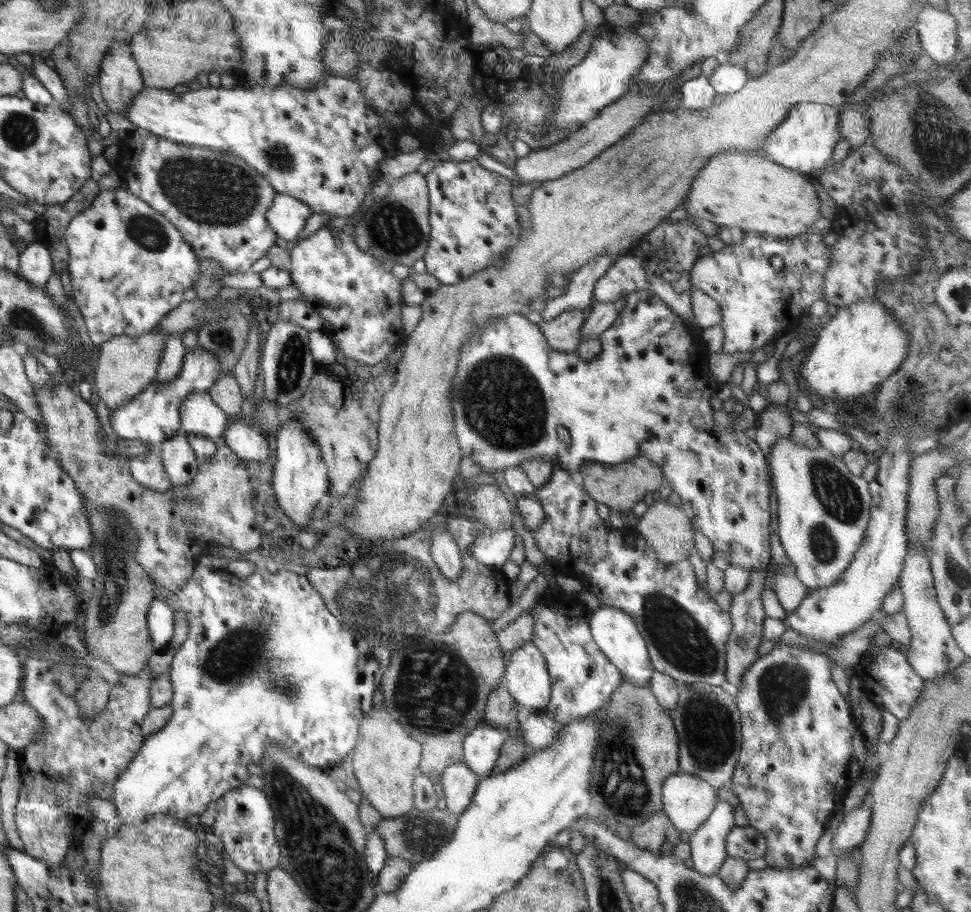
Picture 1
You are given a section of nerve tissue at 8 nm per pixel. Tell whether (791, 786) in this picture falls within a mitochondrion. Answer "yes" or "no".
no

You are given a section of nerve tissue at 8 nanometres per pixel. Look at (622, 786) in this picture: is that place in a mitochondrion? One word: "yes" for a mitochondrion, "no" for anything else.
yes

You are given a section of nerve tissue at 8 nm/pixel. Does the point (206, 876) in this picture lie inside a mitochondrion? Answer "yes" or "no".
no

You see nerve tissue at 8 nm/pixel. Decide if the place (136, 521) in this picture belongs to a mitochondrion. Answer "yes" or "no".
yes

